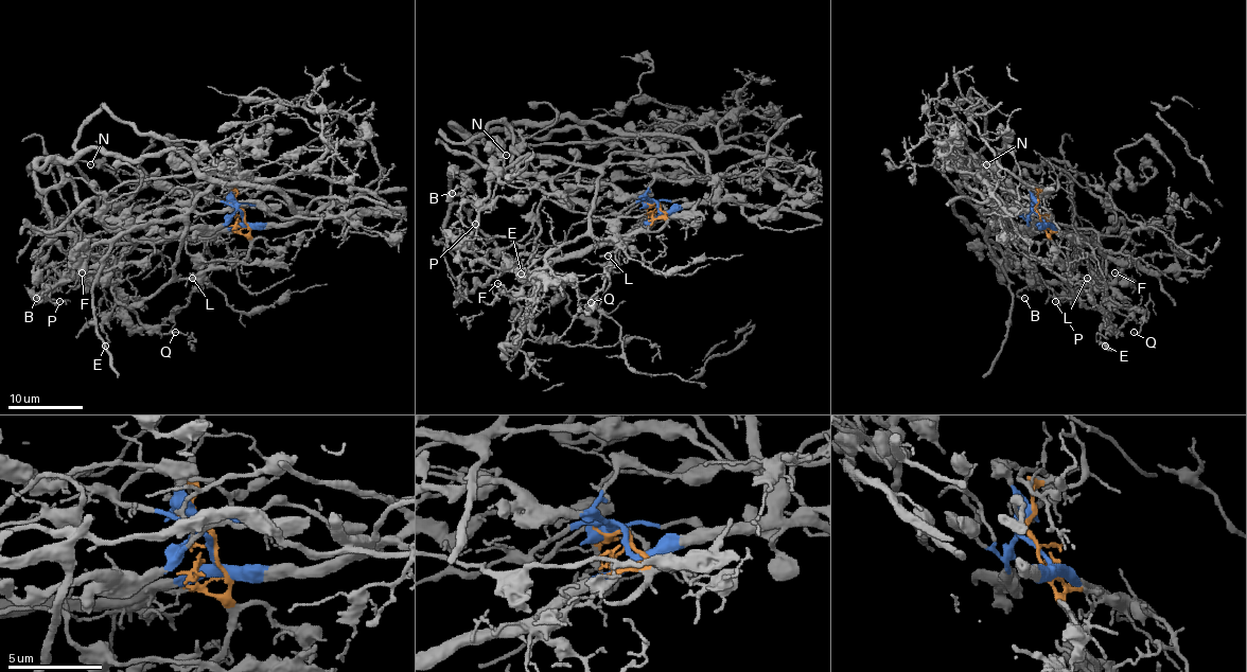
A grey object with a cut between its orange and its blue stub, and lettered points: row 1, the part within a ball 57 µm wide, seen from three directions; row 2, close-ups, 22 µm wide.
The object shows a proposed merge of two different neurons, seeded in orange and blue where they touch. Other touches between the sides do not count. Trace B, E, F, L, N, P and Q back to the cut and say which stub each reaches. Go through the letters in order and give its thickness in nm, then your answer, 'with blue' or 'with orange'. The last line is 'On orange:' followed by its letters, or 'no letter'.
B: 200 nm thick; with blue
E: 130 nm thick; with orange
F: 110 nm thick; with orange
L: 100 nm thick; with orange
N: 130 nm thick; with blue
P: 90 nm thick; with blue
Q: 90 nm thick; with orange
On orange: E, F, L, Q

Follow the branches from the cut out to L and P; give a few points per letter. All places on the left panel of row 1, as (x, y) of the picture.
L: (242, 214), (249, 231), (247, 255), (232, 266), (210, 268), (196, 285), (193, 278)
P: (242, 214), (243, 222), (235, 227), (198, 236), (103, 244), (77, 233), (44, 293), (44, 300), (60, 302)

